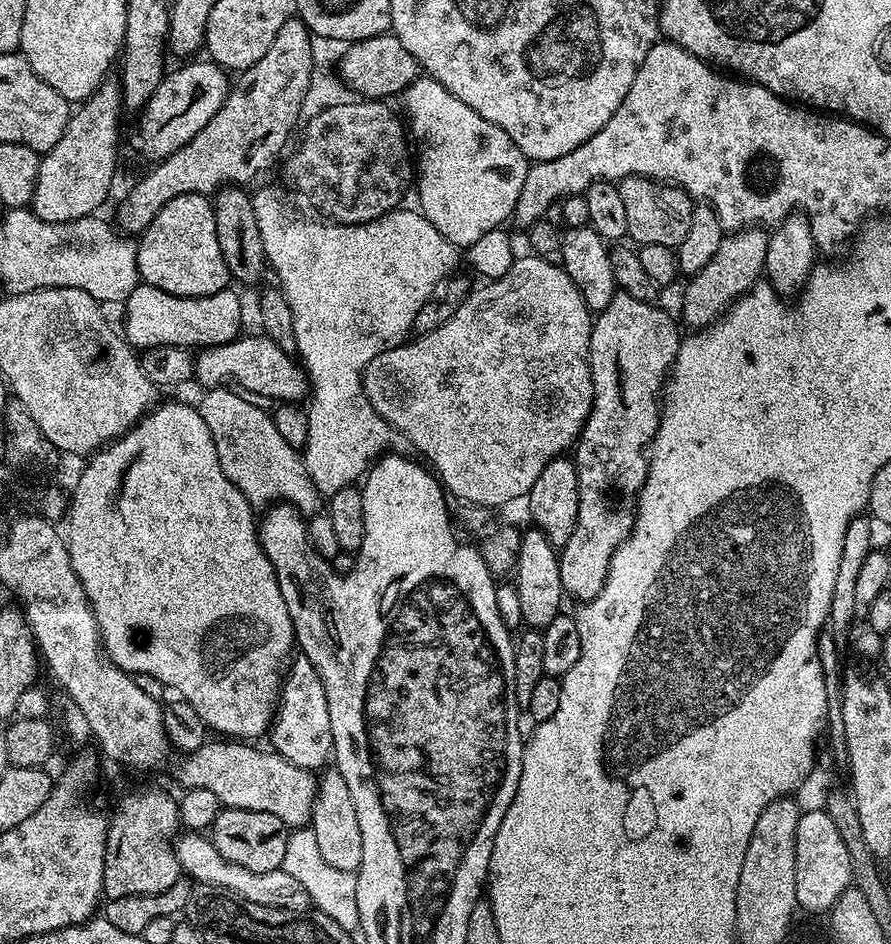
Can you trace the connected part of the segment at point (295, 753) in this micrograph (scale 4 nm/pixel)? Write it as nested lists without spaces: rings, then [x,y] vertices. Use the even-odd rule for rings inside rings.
[[[302,654],[291,661],[283,677],[280,702],[270,729],[271,736],[271,747],[276,753],[299,768],[323,769],[333,755],[332,727],[326,690],[322,686],[322,678],[318,678],[318,670],[314,670],[314,666]]]

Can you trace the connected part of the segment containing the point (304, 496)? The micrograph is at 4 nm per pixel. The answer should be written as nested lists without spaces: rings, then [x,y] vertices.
[[[228,386],[207,389],[198,401],[198,407],[218,450],[218,462],[234,482],[234,486],[252,505],[264,510],[281,502],[297,508],[301,517],[311,518],[321,511],[320,491],[310,482],[304,457],[282,434],[278,434],[273,417],[259,408],[255,399]]]

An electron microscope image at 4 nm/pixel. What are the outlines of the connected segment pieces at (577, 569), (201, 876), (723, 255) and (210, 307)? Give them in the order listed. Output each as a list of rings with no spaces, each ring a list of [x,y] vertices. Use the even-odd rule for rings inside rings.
[[[620,290],[592,322],[592,333],[588,339],[592,409],[574,445],[574,463],[578,474],[578,520],[574,532],[558,552],[562,586],[576,602],[593,600],[598,590],[602,590],[608,577],[610,558],[636,524],[636,498],[648,473],[648,451],[660,425],[662,393],[682,339],[674,316],[672,321],[670,313],[656,307],[655,303],[639,301]]]
[[[189,831],[188,836],[177,835],[174,840],[176,857],[180,863],[180,871],[189,881],[196,884],[218,886],[222,890],[232,892],[246,902],[254,902],[258,906],[270,906],[289,914],[303,914],[309,911],[310,901],[306,889],[290,874],[286,874],[283,866],[265,872],[246,870],[242,866],[234,866],[212,844],[207,835]]]
[[[760,226],[736,230],[725,235],[714,258],[710,258],[710,262],[706,262],[702,270],[695,272],[684,288],[679,319],[684,319],[689,324],[689,329],[699,330],[707,328],[709,324],[715,324],[745,292],[757,287],[764,272],[768,238],[769,233]]]
[[[146,283],[136,285],[134,294],[124,301],[124,328],[122,335],[133,349],[158,346],[182,346],[189,350],[203,350],[229,344],[241,335],[240,296],[231,287],[209,296],[175,296],[166,294]]]

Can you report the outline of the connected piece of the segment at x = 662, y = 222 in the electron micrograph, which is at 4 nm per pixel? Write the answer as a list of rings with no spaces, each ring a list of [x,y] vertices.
[[[627,176],[625,180],[619,181],[618,187],[623,209],[626,210],[628,236],[636,239],[637,245],[653,244],[674,250],[682,238],[686,238],[694,207],[694,201],[688,193],[674,184],[661,184],[644,176]]]

